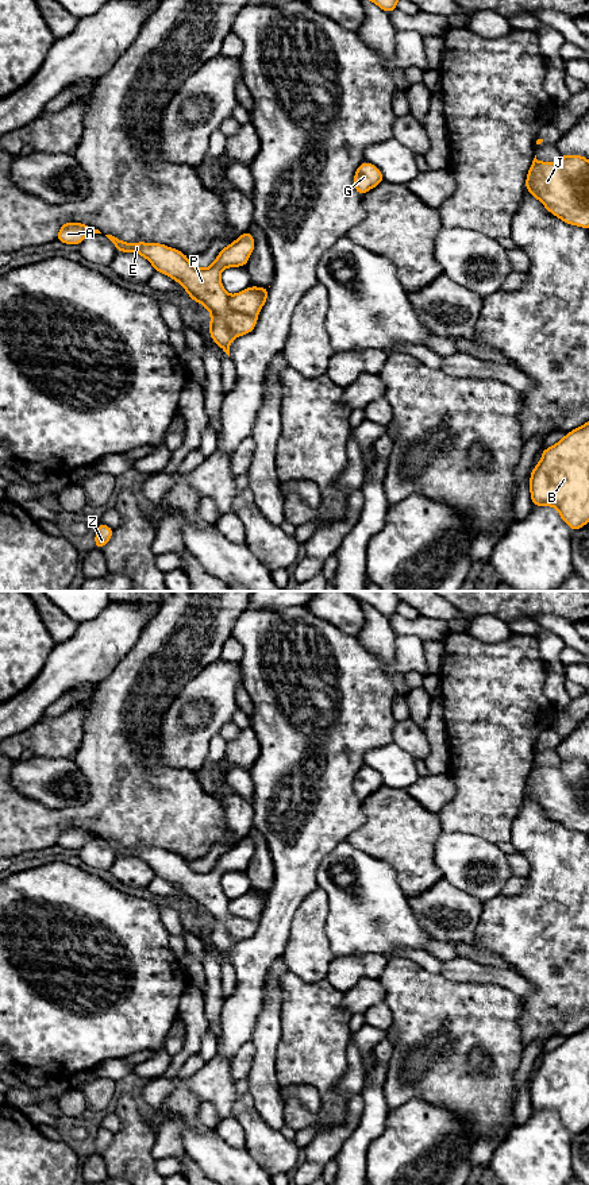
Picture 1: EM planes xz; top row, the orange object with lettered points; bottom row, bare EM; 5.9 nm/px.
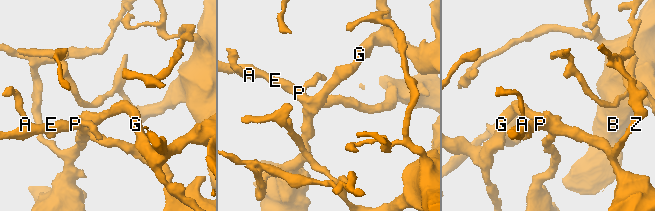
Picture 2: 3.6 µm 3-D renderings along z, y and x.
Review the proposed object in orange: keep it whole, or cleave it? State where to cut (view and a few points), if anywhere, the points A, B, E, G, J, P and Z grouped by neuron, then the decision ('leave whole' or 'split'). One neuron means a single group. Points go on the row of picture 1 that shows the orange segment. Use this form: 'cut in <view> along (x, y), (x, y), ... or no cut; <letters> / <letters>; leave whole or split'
cut in xz along (228, 296), (230, 309), (247, 311), (255, 315); A B E P / G J Z; split

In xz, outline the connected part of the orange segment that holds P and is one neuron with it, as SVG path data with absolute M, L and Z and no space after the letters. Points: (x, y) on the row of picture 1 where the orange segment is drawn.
M247 231L235 242L224 247L215 262L207 269L190 265L189 256L181 251L159 243L126 243L112 235L105 235L116 247L118 252L136 252L145 256L155 269L188 292L189 298L205 306L211 316L222 317L235 337L250 333L258 317L255 313L232 312L228 309L230 294L220 282L220 273L227 267L246 267L255 247L254 236Z

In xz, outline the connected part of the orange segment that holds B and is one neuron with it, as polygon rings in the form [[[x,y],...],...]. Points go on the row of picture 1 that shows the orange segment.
[[[589,421],[542,451],[530,493],[532,506],[554,506],[573,532],[589,522]]]

